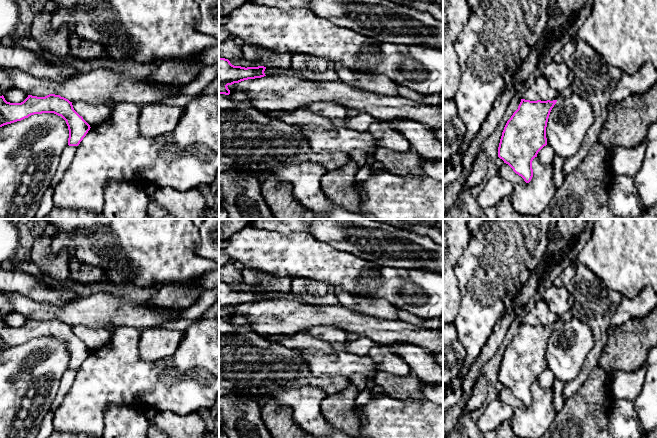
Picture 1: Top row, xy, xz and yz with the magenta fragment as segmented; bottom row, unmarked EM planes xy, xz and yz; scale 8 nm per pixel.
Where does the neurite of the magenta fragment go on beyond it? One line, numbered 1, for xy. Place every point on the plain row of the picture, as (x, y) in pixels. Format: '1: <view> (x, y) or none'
1: none

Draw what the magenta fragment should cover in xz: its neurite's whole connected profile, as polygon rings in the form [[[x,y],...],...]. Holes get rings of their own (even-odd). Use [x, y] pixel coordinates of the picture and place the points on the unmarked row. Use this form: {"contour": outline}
{"contour": [[[219,281],[219,318],[229,319],[228,309],[266,300],[265,293],[264,290],[247,292],[234,290],[228,283]]]}

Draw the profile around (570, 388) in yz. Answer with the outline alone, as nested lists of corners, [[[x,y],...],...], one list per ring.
[[[575,263],[574,277],[566,289],[573,317],[590,326],[595,344],[578,376],[564,384],[564,400],[574,395],[587,380],[590,372],[599,365],[600,355],[609,338],[607,330],[623,298],[620,293],[611,290],[592,271],[579,263]]]

